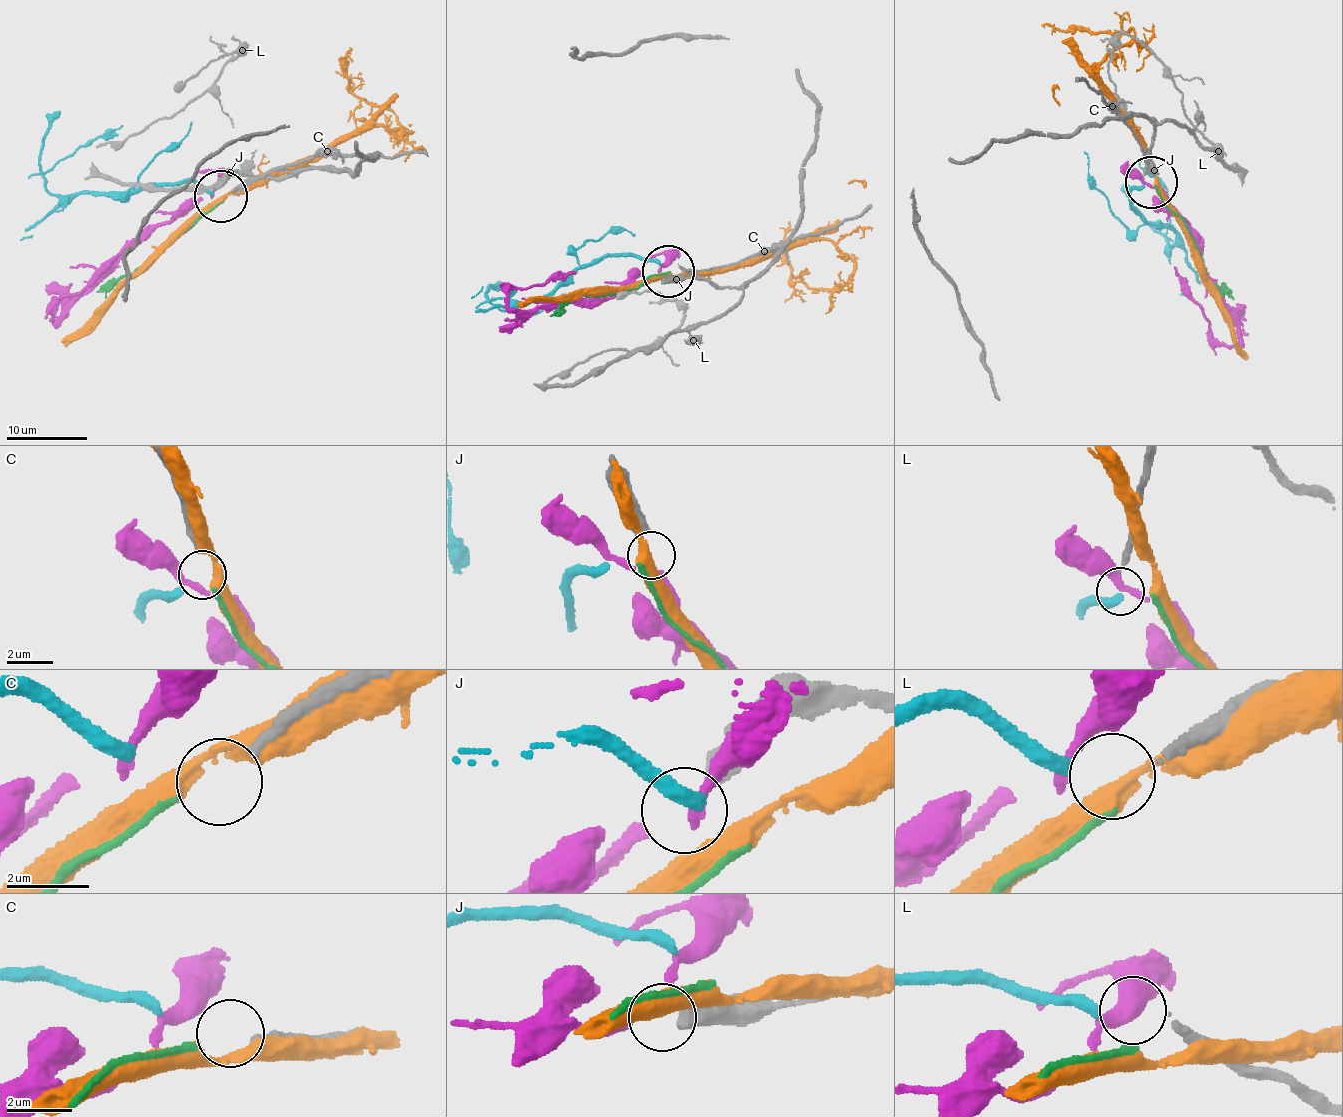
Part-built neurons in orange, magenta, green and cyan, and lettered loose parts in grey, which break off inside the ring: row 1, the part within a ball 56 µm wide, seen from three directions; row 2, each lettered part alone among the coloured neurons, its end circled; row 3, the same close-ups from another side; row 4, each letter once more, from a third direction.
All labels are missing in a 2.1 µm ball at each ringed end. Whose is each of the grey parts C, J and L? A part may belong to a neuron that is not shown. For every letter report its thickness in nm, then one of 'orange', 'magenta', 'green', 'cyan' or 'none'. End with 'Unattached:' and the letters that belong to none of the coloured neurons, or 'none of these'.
C: calibre 240 nm; green
J: calibre 550 nm; magenta
L: calibre 240 nm; cyan
Unattached: none of these

